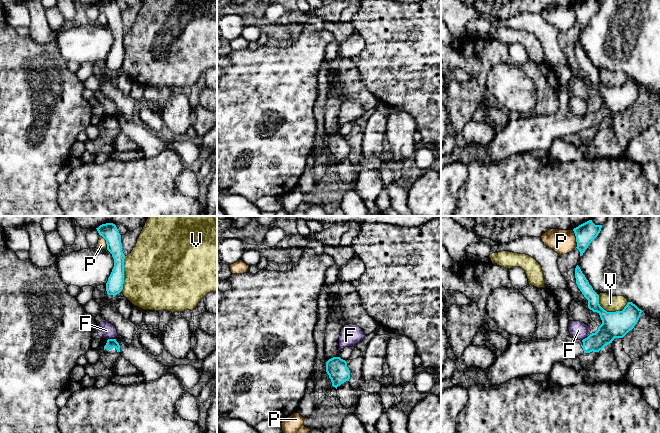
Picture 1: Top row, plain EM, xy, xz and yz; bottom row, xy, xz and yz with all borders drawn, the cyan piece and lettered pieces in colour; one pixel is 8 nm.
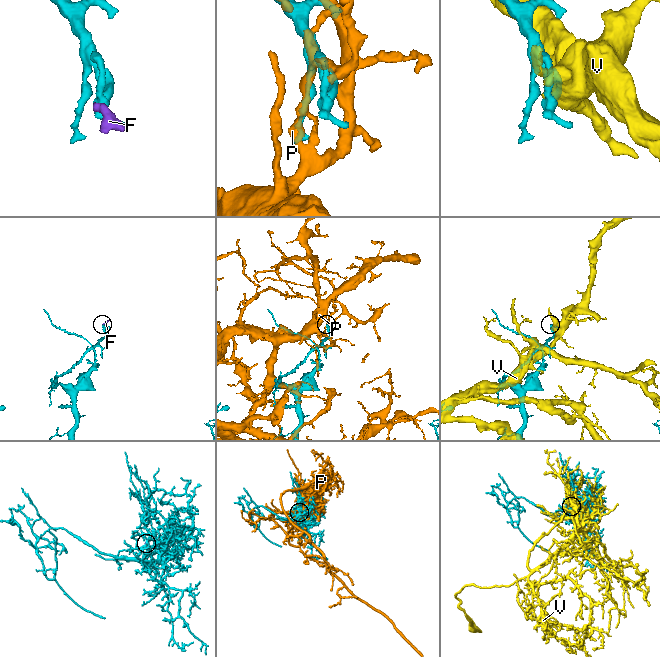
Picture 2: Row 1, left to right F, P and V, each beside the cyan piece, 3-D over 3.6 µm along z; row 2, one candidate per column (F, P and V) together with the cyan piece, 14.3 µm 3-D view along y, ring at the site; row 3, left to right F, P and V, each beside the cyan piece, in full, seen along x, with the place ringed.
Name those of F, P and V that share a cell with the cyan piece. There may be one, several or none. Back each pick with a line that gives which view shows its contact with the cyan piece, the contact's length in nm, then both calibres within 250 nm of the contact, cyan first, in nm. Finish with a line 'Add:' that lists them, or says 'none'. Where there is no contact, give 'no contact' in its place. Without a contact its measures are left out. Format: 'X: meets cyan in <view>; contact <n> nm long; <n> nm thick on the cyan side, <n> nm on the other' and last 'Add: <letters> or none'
Add: none

